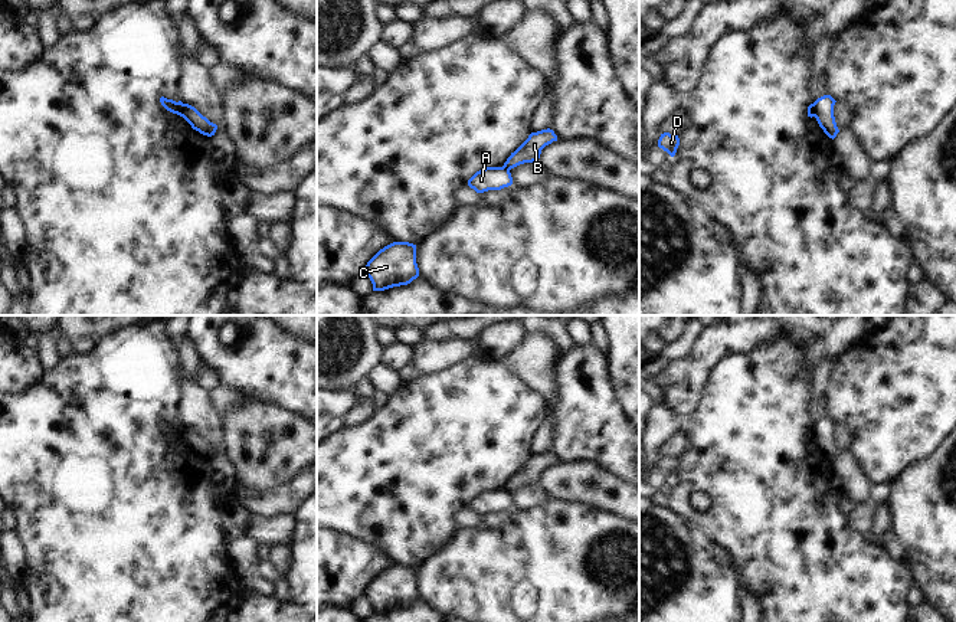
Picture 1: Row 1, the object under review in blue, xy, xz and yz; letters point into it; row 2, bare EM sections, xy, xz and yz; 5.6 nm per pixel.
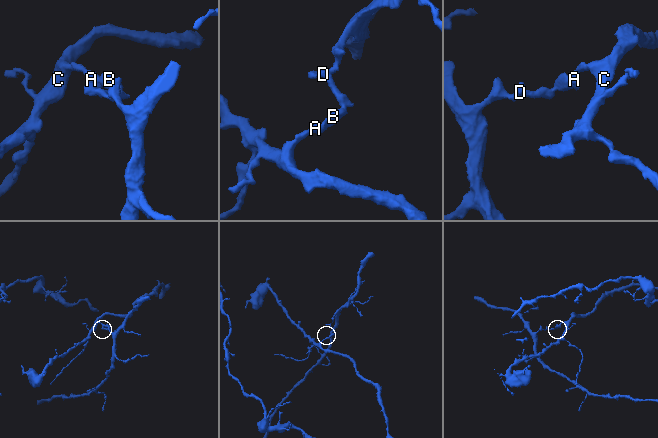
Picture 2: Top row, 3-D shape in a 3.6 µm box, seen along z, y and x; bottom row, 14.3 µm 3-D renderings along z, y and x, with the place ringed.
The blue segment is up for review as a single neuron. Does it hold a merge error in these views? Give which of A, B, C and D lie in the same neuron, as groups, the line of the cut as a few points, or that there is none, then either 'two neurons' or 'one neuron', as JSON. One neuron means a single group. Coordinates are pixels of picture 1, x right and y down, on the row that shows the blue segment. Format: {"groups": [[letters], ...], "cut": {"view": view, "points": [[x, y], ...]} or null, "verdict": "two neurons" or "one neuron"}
{"groups": [["A", "C"], ["B", "D"]], "cut": {"view": "xy", "points": [[185, 104], [180, 115]]}, "verdict": "two neurons"}

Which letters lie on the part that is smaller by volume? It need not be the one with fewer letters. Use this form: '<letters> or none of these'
B, D

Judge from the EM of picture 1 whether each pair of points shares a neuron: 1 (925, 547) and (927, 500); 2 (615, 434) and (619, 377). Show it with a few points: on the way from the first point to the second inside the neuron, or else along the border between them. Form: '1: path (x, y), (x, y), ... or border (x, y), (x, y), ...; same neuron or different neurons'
1: path (927, 536), (927, 511); same neuron
2: border (606, 369), (609, 383), (624, 416); different neurons

